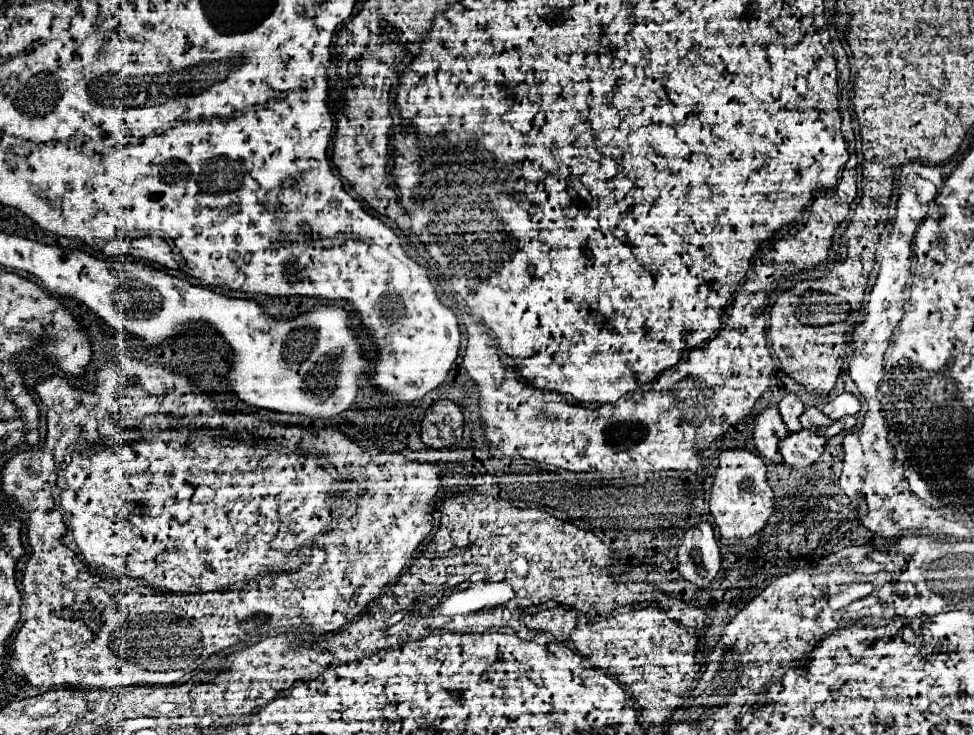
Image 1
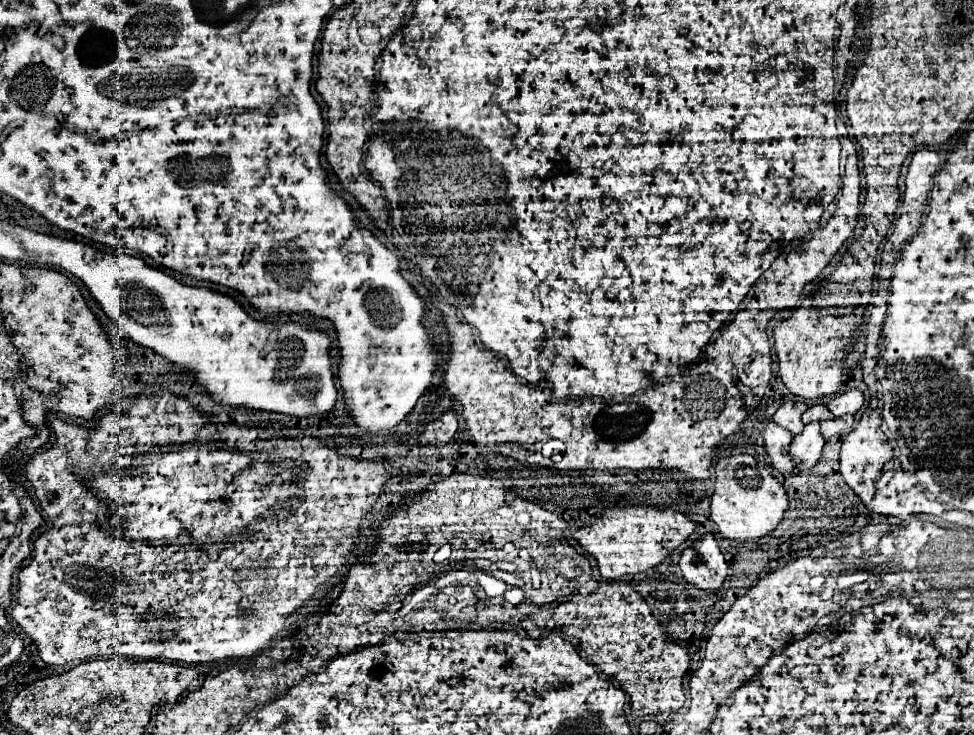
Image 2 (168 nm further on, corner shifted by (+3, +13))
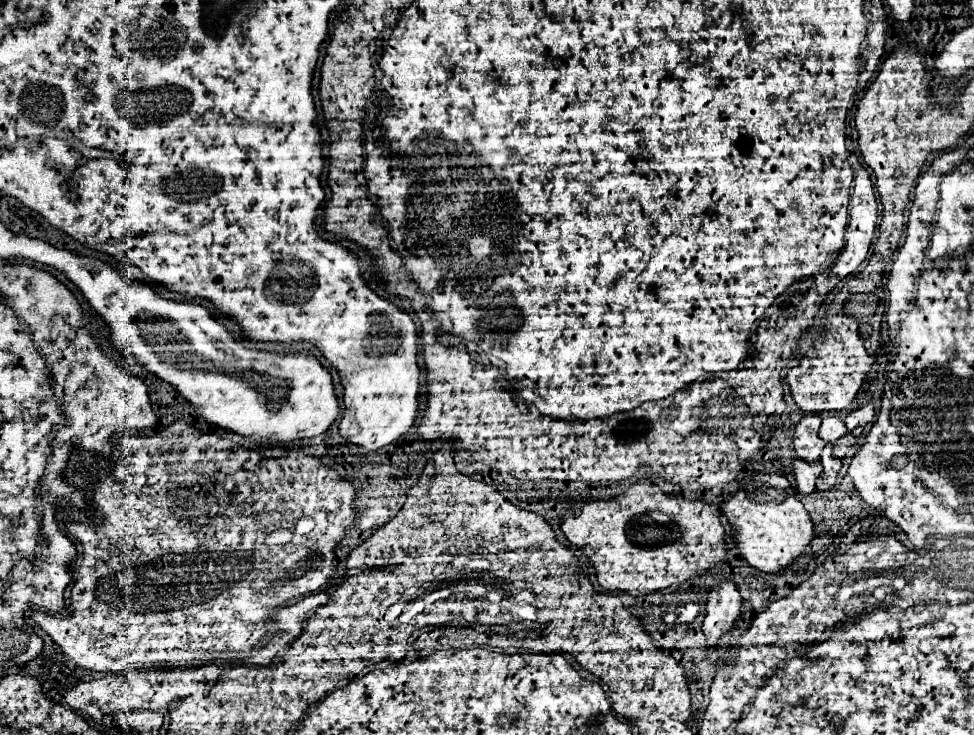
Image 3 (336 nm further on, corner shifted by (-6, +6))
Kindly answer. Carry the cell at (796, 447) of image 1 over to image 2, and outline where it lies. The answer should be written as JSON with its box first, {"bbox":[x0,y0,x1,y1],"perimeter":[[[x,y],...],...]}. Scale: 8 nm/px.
{"bbox":[791,423,825,471],"perimeter":[[[811,423],[805,427],[799,437],[793,437],[791,443],[791,457],[795,461],[797,471],[809,471],[819,459],[821,459],[821,449],[825,441],[819,433],[819,423]]]}

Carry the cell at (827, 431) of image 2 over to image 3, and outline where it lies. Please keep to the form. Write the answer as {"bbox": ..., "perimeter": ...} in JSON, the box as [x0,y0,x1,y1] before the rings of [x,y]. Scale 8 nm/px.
{"bbox":[832,432,858,459],"perimeter":[[[848,432],[833,445],[832,455],[835,458],[842,459],[846,456],[848,449],[857,443],[858,439],[851,432]]]}

